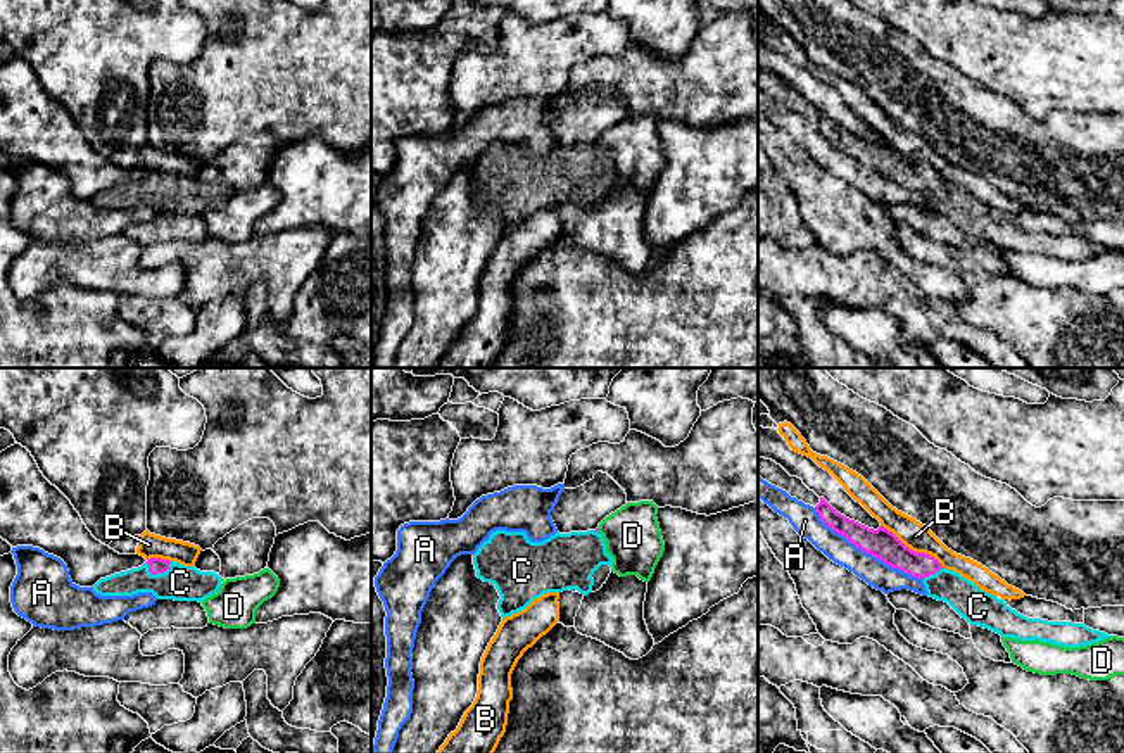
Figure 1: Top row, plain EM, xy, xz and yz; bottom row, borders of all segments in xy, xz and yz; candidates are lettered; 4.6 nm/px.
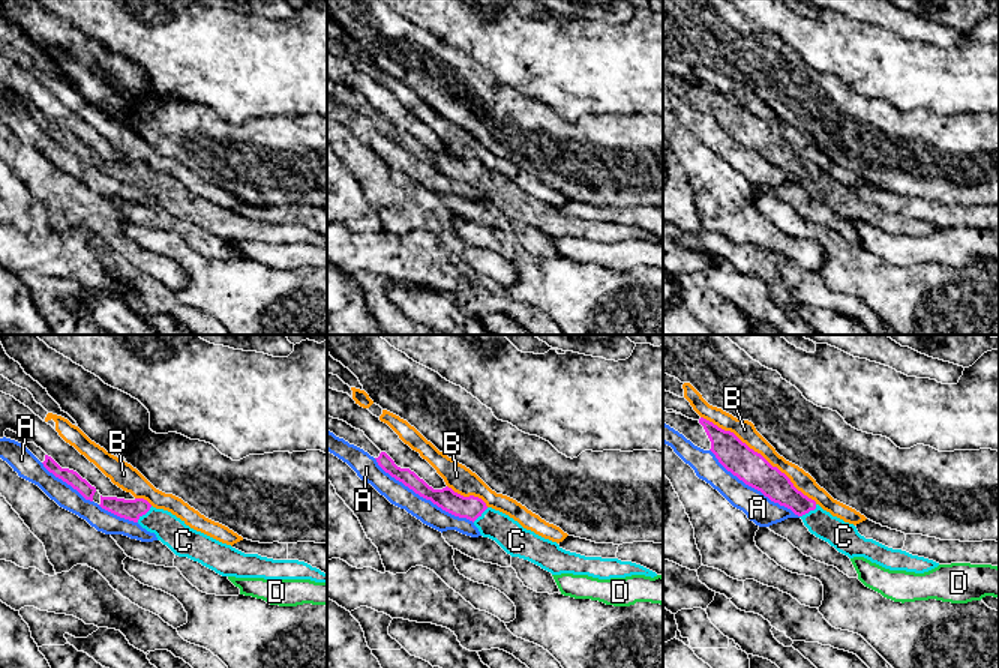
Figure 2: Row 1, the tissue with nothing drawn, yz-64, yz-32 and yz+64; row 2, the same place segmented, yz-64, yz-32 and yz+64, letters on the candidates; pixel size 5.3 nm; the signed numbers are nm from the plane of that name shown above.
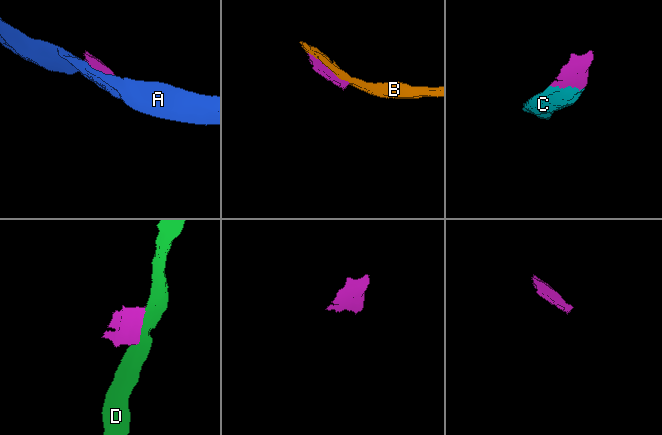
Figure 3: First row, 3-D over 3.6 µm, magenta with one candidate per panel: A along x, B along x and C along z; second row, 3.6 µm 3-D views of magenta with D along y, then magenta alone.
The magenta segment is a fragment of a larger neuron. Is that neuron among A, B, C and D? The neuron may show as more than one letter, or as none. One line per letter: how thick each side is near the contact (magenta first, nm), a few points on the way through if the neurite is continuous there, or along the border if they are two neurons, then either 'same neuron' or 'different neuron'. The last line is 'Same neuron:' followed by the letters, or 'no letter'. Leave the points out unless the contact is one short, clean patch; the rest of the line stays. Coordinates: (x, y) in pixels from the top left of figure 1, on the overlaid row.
A: calibres 140 and 130 nm; different neuron
B: calibres 140 and 130 nm; different neuron
C: calibres 80 and 160 nm; same neuron
D: calibres 20 and 260 nm; different neuron
Same neuron: C

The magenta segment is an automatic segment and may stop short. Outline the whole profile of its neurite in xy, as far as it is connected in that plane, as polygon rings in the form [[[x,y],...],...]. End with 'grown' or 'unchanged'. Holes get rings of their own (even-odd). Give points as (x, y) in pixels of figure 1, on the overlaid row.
[[[150,558],[142,566],[100,579],[93,591],[100,596],[152,592],[157,599],[199,601],[216,594],[221,577],[176,561]]]; grown

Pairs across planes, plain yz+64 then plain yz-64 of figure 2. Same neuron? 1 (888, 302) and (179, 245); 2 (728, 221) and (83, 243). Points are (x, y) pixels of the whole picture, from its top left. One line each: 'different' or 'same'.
1: same
2: different

